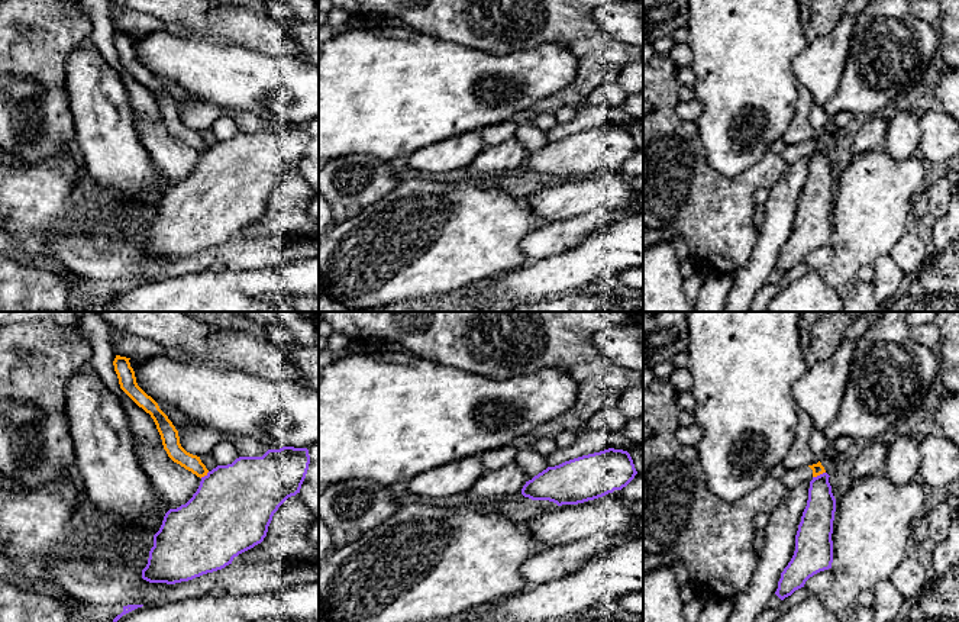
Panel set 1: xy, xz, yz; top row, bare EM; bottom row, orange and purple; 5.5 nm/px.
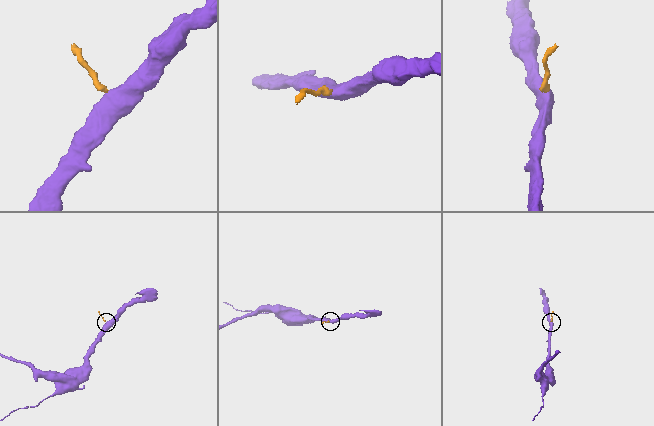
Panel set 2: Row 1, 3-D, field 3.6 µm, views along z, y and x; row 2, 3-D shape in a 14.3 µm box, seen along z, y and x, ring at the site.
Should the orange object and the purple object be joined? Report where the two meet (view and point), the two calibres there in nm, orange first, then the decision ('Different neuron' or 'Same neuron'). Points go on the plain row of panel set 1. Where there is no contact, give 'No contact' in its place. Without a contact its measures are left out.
Touches orange at yz (819, 150). Thickness 70 nm (orange) against 180 nm. Different neuron

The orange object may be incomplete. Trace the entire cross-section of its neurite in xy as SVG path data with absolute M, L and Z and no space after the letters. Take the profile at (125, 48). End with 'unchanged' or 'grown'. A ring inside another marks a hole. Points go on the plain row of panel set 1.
M116 30L113 41L119 54L120 64L146 88L154 94L156 104L161 110L164 125L168 132L191 146L197 152L207 151L209 145L201 138L200 132L187 128L181 119L178 106L168 94L168 91L159 84L158 78L148 71L136 58L135 46L129 38L130 33Z; unchanged

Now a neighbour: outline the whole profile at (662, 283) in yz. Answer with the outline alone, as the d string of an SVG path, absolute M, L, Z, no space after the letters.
M671 242L643 251L643 312L694 312Z

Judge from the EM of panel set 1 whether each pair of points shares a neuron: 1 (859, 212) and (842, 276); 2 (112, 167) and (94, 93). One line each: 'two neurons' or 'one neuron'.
1: one neuron
2: one neuron

